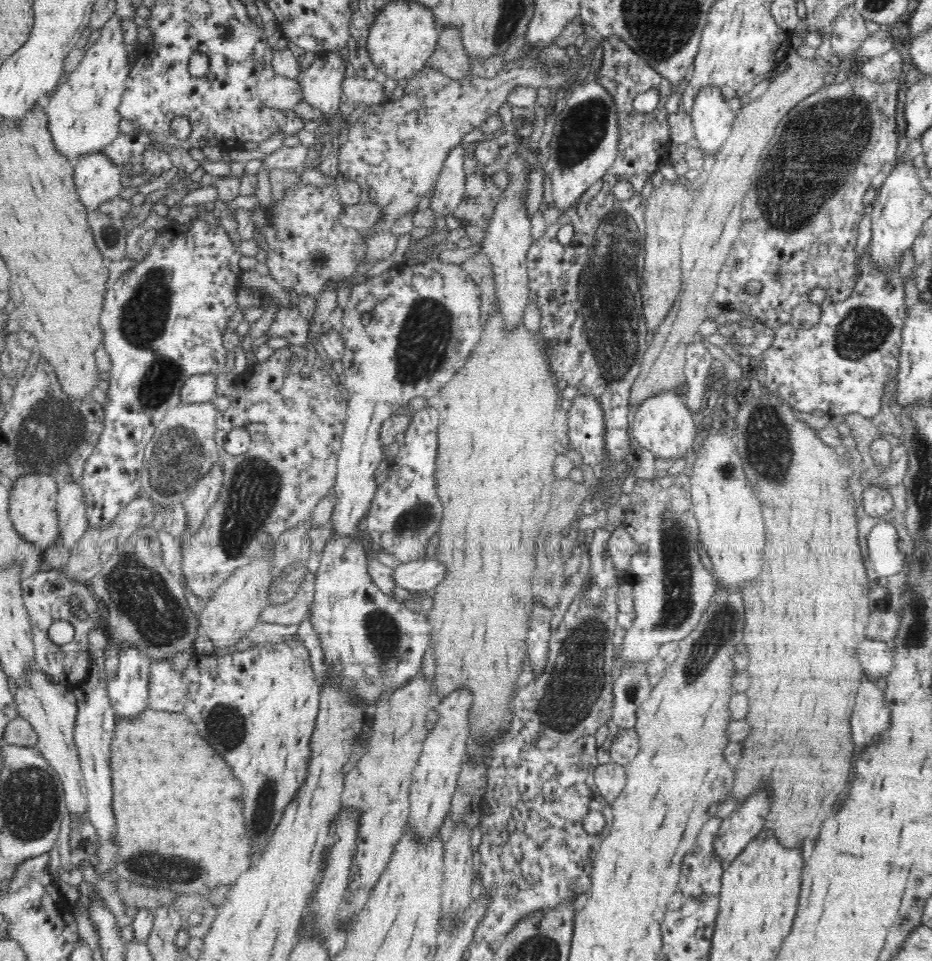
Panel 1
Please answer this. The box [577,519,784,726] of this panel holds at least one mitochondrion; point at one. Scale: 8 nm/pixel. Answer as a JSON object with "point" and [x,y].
{"point":[722,627]}

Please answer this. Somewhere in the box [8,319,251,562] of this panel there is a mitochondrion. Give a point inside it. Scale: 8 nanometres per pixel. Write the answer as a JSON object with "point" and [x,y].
{"point":[53,434]}

